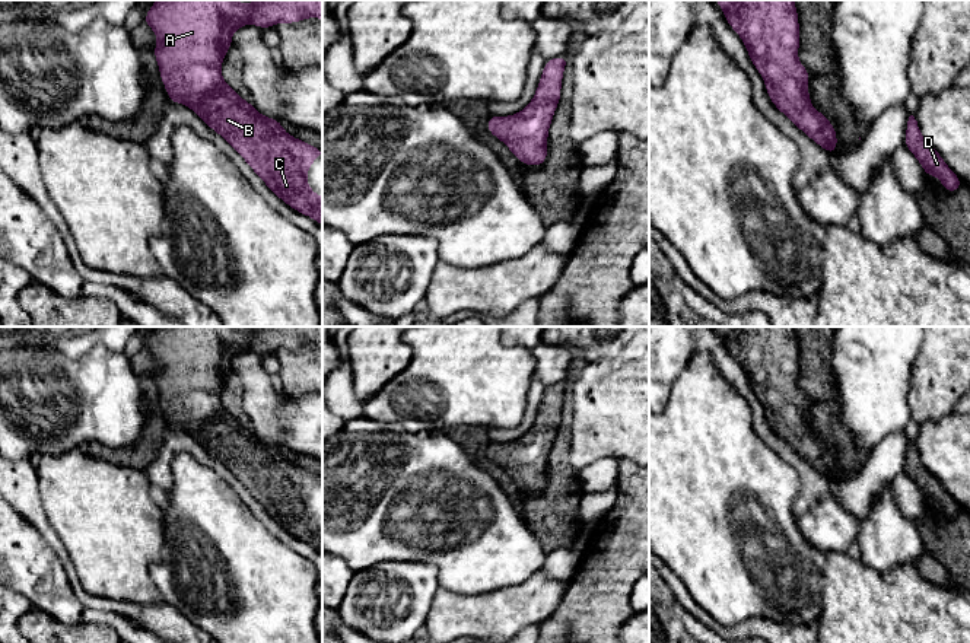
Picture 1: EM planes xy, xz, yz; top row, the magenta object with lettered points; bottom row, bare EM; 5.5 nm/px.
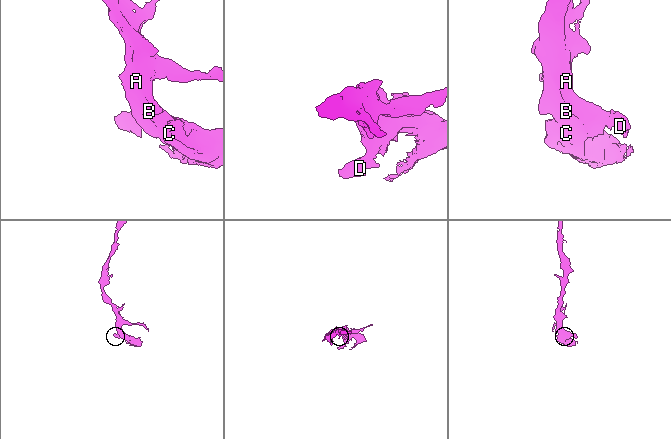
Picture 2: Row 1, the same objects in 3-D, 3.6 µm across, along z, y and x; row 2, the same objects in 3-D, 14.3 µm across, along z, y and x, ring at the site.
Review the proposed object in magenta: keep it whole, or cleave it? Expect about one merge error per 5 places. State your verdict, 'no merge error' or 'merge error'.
no merge error

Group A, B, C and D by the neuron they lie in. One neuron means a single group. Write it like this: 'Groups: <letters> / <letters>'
Groups: A B C D

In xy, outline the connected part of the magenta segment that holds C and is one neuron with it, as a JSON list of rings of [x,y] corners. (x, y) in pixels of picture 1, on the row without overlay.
[[[156,327],[147,337],[143,350],[147,350],[159,366],[153,381],[160,397],[160,407],[168,417],[168,424],[174,430],[184,430],[191,434],[203,449],[219,459],[280,526],[322,551],[322,525],[306,509],[311,490],[322,481],[322,477],[287,461],[280,446],[261,442],[220,401],[225,381],[232,373],[232,360],[241,353],[254,350],[265,356],[279,348],[296,350],[306,344],[322,346],[322,327],[255,327],[252,331],[239,331],[236,327]]]

